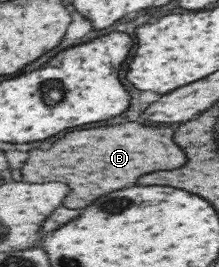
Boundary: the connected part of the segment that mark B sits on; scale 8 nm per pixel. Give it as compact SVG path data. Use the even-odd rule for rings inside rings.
M141 123L75 131L59 139L53 147L47 147L47 151L35 151L35 159L27 163L27 179L31 179L31 183L43 183L43 179L67 179L75 189L67 197L65 207L87 207L111 191L133 187L145 173L183 167L187 155L173 141L175 131L177 127L151 127Z

